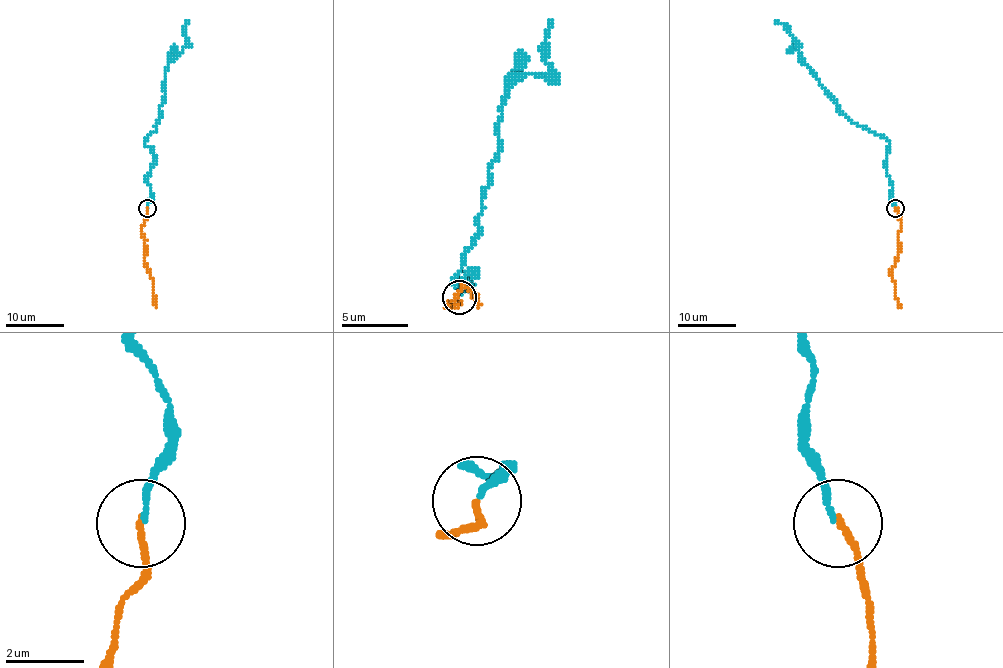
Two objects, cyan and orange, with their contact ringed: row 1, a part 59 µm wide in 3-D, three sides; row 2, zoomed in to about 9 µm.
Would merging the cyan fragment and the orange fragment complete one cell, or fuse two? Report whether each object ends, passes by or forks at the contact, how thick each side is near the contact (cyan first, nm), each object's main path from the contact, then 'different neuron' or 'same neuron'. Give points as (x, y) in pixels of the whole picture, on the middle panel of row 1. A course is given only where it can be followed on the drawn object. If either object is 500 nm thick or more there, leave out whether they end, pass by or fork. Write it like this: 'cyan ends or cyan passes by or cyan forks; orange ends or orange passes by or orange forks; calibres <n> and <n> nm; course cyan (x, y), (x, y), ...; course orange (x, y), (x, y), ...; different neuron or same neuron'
cyan ends; orange ends; calibres 150 and 150 nm; course cyan (458, 294), (475, 278), (455, 281), (498, 157), (505, 93), (525, 73), (548, 70), (542, 46), (552, 20); course orange (458, 298), (461, 304), (448, 308), (458, 308), (455, 298), (465, 284), (478, 301); same neuron

